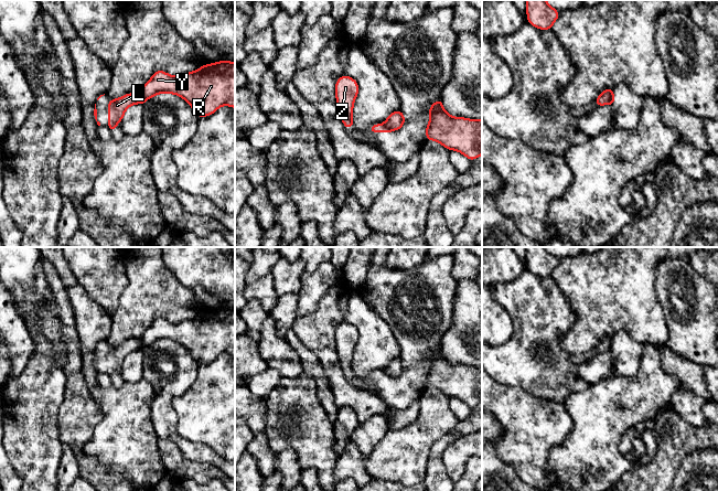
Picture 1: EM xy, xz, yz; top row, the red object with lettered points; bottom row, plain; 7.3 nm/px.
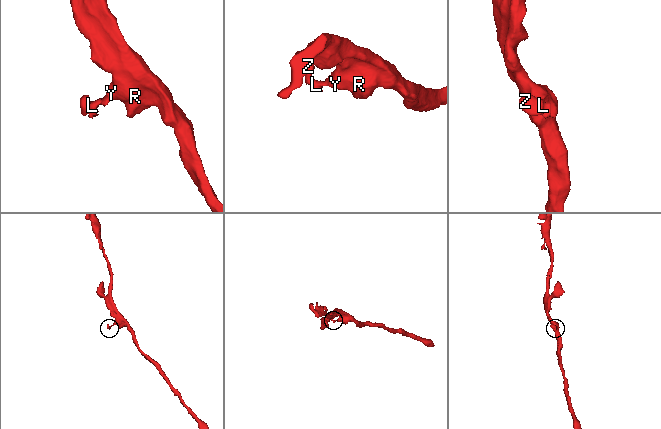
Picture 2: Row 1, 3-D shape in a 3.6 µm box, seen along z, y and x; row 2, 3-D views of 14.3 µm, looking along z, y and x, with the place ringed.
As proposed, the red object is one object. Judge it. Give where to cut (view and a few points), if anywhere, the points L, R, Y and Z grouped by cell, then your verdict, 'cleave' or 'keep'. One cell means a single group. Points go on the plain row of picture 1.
cut in xz along (384, 371), (393, 377); L Z / R Y; cleave

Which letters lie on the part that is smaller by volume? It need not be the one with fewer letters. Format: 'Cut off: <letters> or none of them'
Cut off: L, Z

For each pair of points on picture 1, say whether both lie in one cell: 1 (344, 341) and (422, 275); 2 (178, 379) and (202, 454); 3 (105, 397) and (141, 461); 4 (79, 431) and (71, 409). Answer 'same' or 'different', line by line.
1: same
2: same
3: same
4: same

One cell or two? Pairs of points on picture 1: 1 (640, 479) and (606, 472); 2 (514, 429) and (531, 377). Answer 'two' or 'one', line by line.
1: two
2: two

